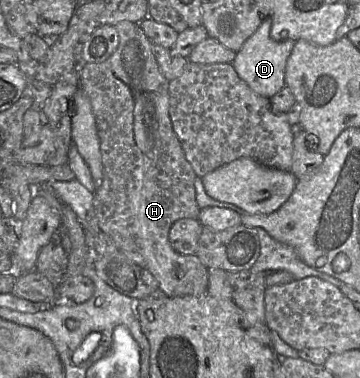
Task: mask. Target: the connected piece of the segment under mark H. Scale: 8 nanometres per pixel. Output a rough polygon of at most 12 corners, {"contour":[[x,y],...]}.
{"contour":[[139,23],[81,67],[103,176],[96,222],[169,297],[208,268],[169,231],[198,219],[169,82]]}

